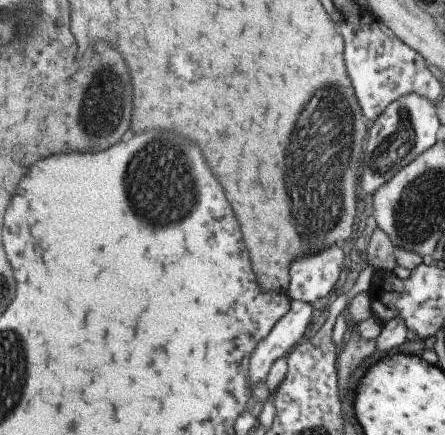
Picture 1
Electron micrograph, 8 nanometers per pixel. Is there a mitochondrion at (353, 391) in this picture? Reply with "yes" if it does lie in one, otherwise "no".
no

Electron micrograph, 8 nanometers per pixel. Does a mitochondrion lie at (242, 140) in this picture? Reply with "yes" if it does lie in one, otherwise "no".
no

